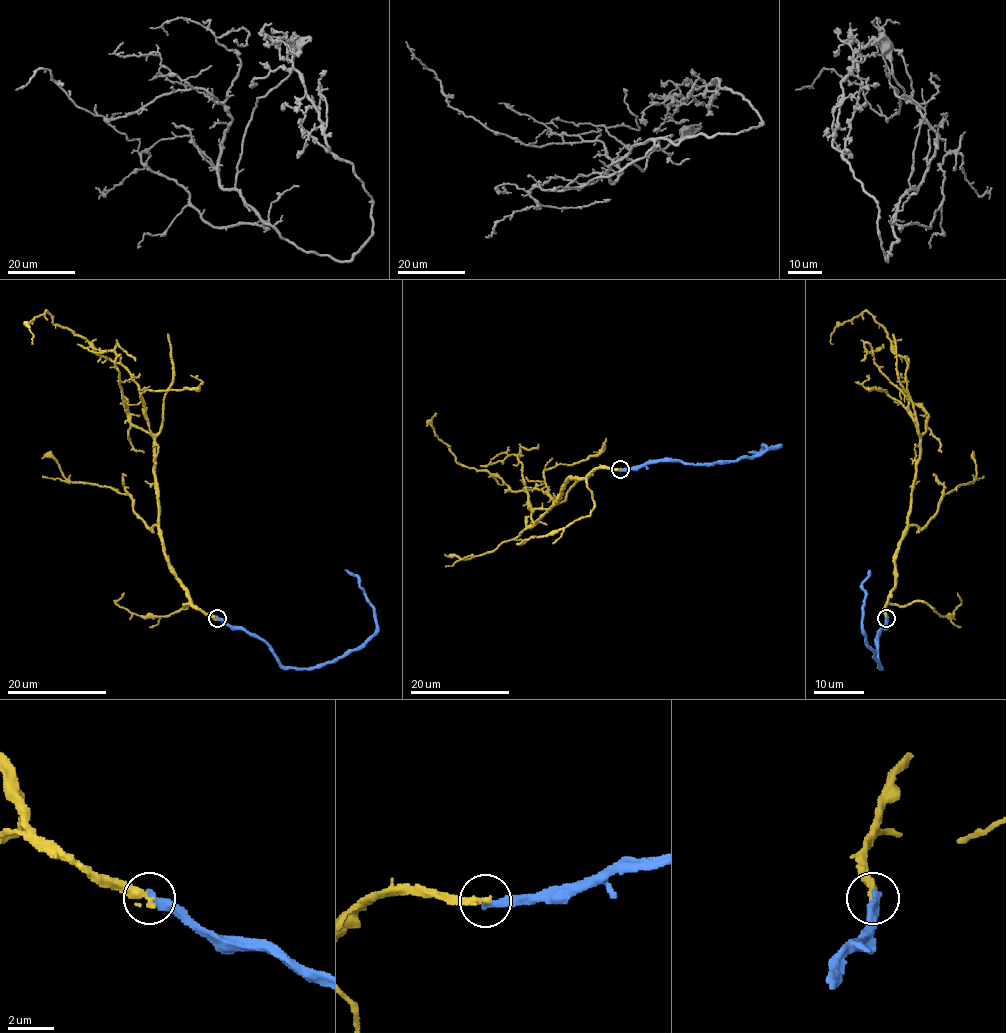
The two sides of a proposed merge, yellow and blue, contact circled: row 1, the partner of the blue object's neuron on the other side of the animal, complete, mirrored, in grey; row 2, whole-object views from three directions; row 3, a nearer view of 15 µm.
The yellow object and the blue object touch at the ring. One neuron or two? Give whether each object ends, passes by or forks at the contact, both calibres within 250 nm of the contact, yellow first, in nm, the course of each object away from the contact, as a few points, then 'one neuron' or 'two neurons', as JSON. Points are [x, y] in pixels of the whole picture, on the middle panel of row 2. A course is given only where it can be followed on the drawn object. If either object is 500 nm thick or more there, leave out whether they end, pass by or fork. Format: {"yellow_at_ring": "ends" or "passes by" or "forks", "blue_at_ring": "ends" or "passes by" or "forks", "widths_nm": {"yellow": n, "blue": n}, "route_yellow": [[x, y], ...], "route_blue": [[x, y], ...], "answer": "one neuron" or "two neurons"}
{"yellow_at_ring": "ends", "blue_at_ring": "ends", "widths_nm": {"yellow": 340, "blue": 400}, "route_yellow": [[620, 470], [570, 478], [558, 502], [541, 490], [513, 491], [487, 471], [459, 465], [437, 436], [434, 416]], "route_blue": [[620, 470], [654, 461], [688, 465], [738, 461], [779, 445], [768, 448], [763, 445], [758, 452], [748, 452]], "answer": "two neurons"}

